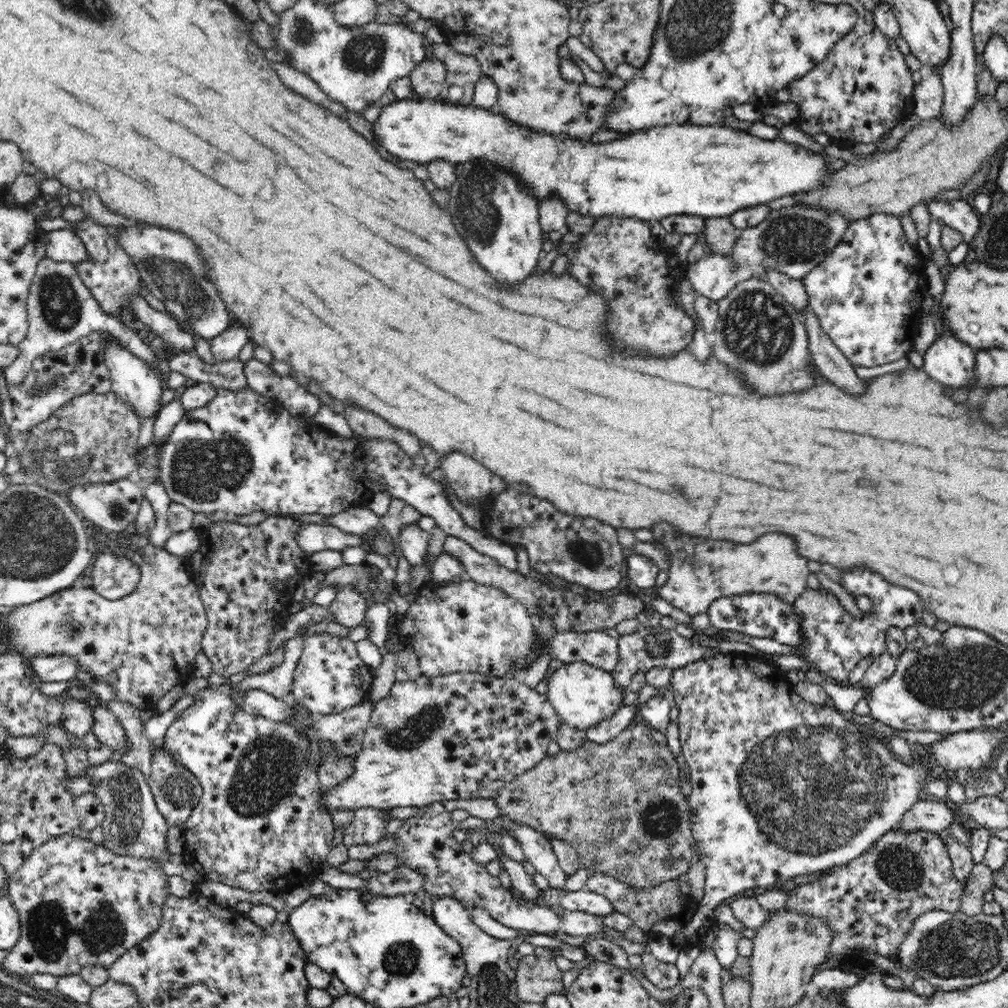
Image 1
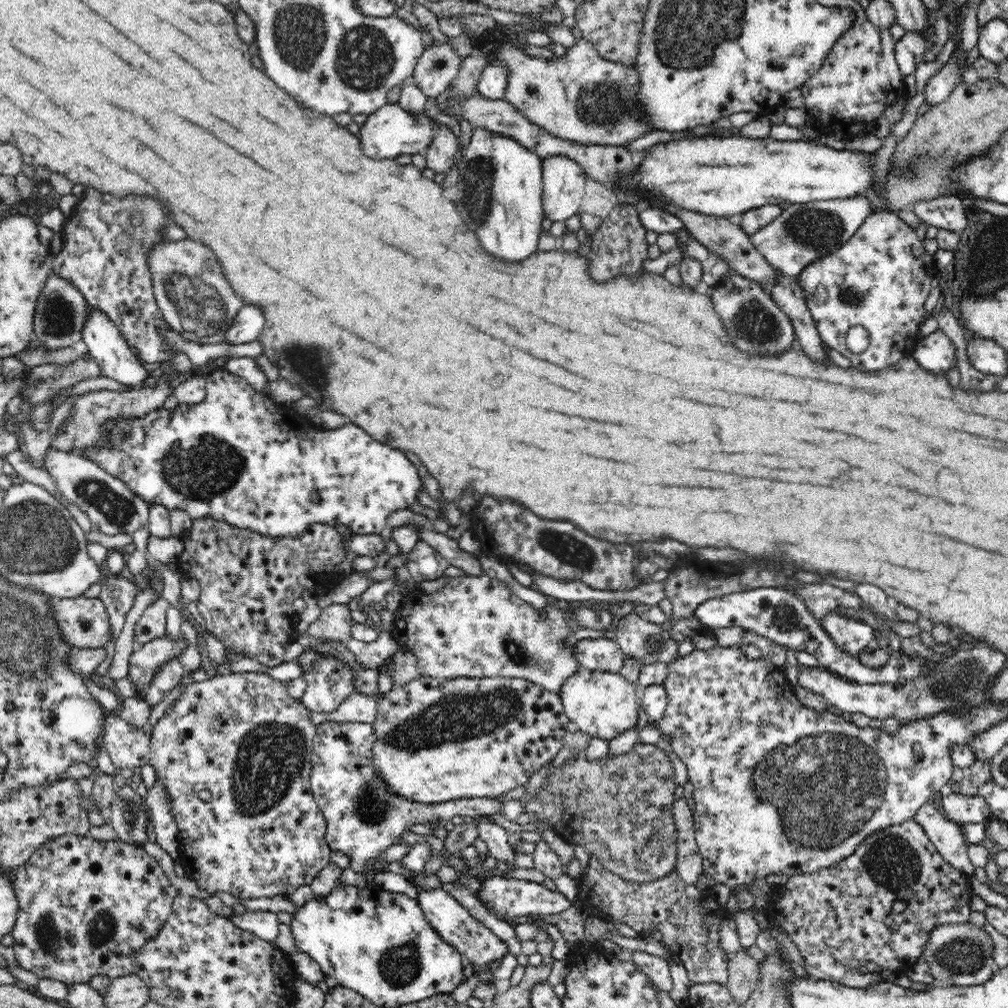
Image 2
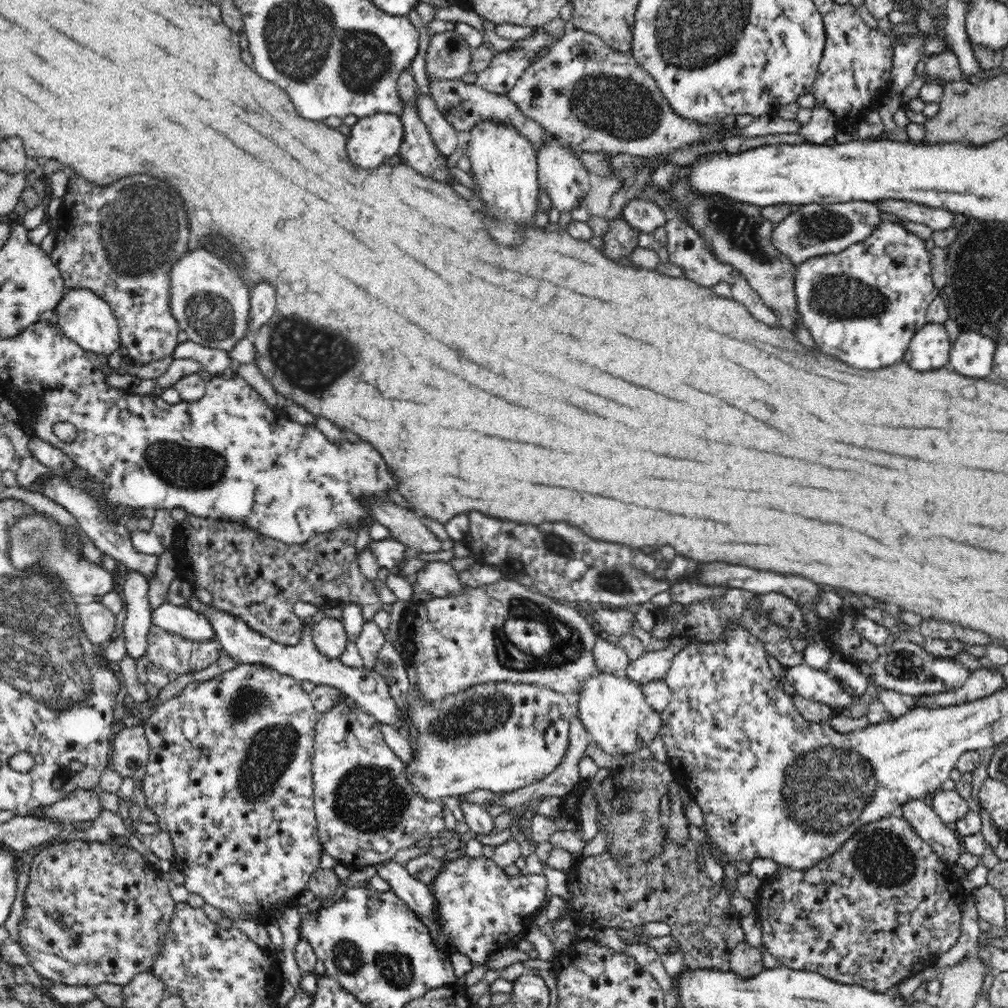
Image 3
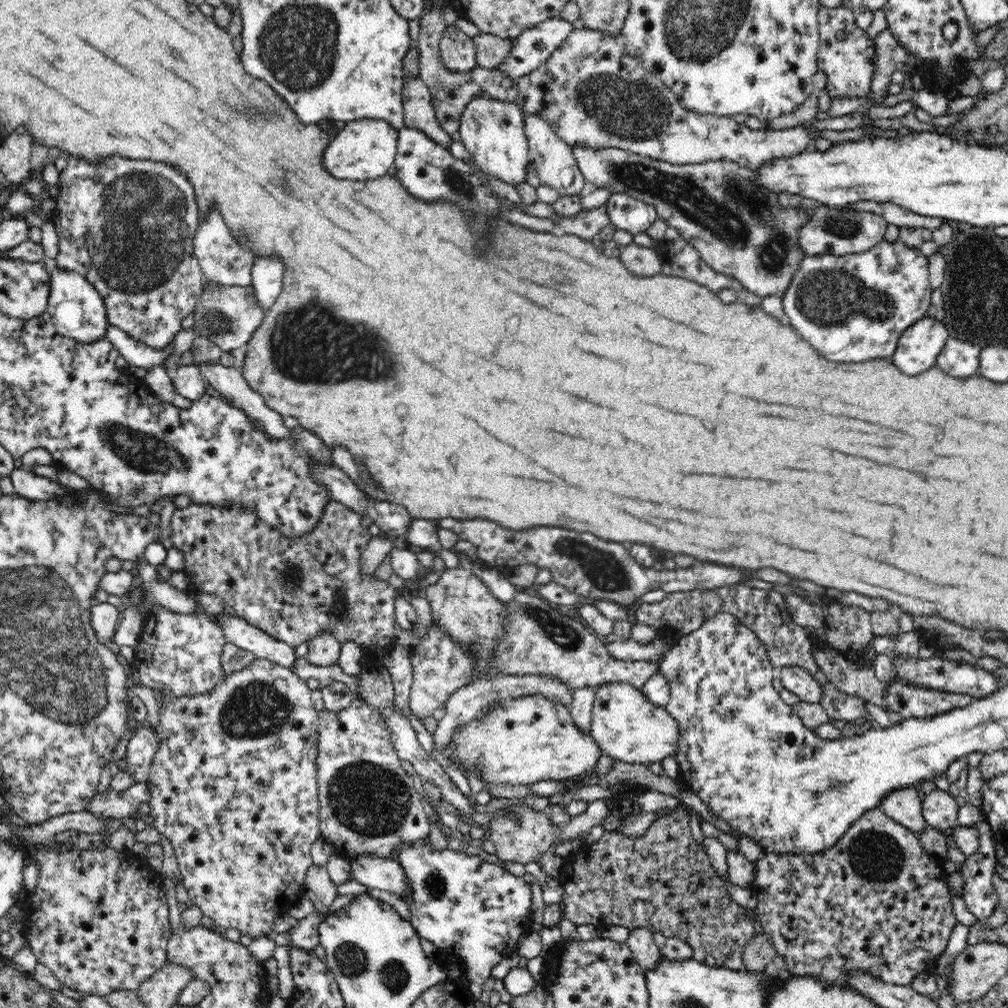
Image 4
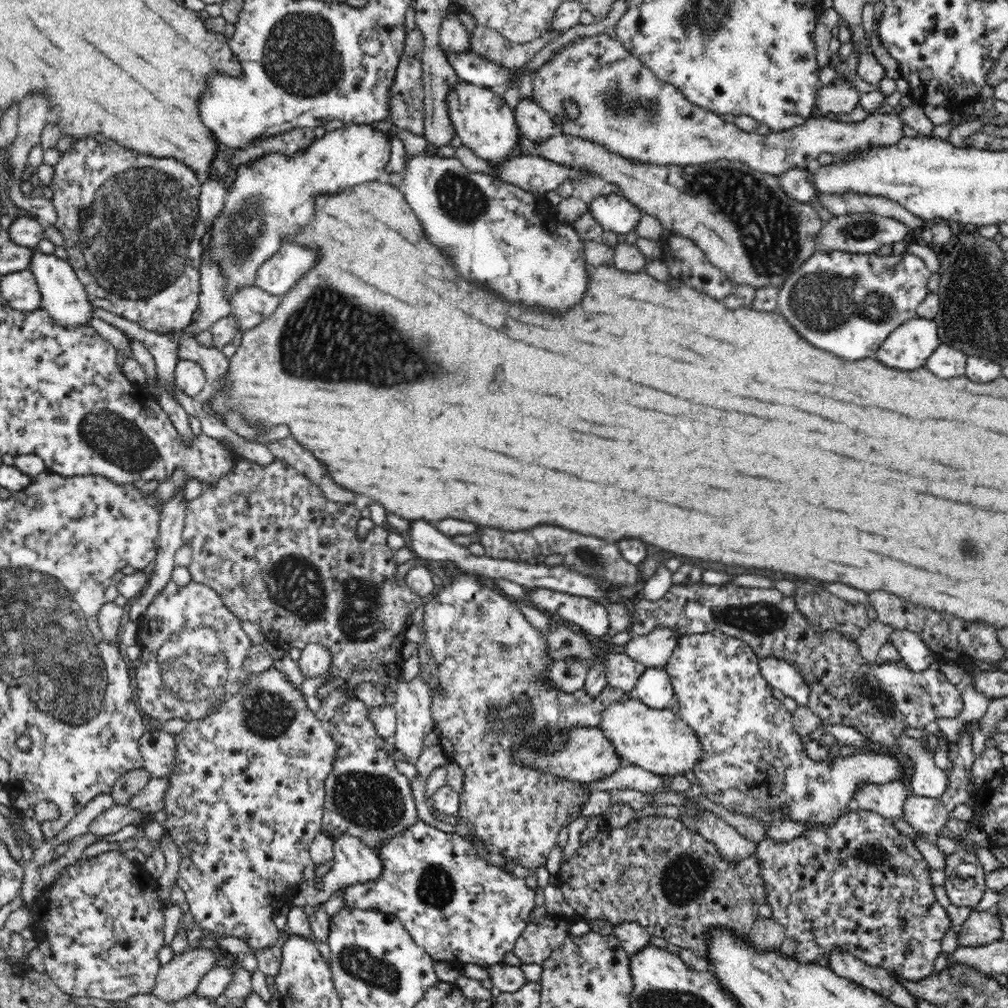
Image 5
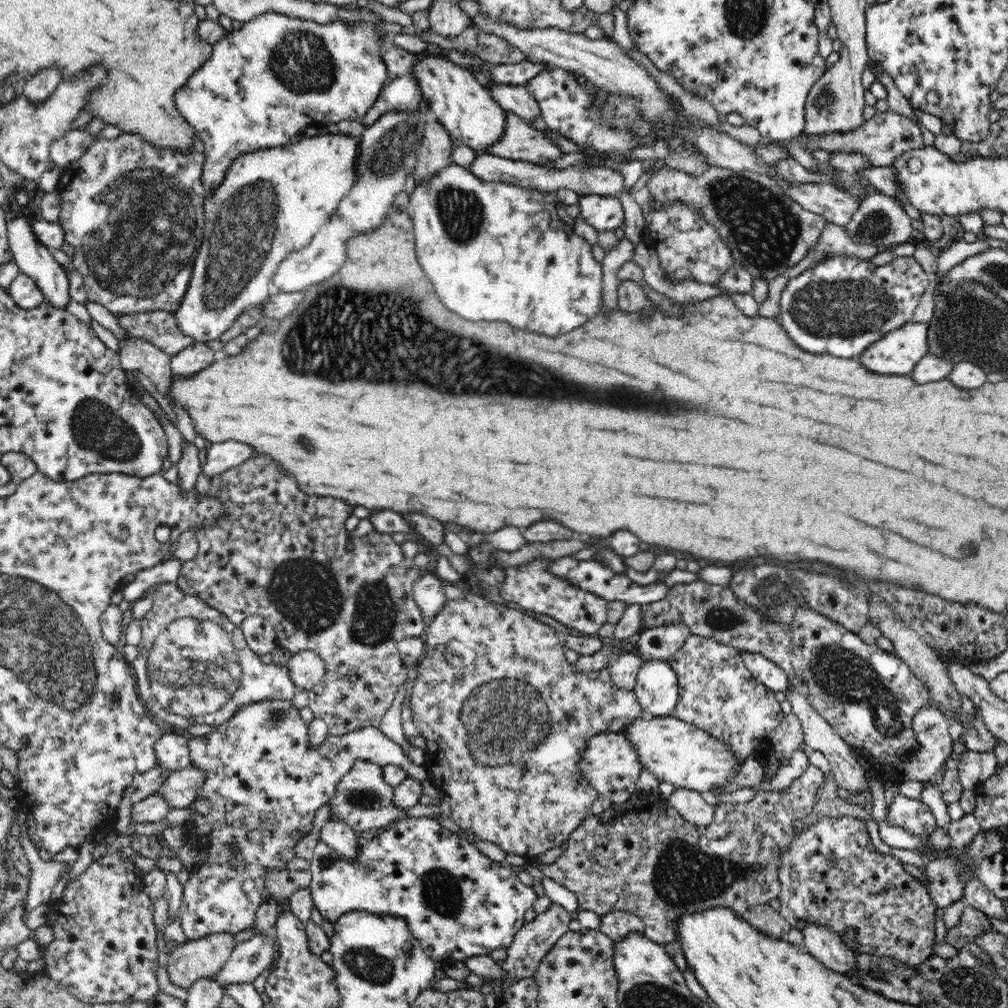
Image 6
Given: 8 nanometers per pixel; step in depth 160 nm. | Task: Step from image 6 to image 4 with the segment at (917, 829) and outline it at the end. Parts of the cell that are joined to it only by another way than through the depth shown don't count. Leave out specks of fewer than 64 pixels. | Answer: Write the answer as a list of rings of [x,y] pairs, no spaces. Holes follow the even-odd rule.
[[[934,789],[921,802],[921,817],[926,826],[944,831],[957,825],[959,812],[956,799],[948,791]]]

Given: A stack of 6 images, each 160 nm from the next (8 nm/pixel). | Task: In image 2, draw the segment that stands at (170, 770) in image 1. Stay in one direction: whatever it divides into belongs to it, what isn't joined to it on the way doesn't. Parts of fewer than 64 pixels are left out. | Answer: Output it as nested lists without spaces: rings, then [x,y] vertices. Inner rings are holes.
[[[157,782],[147,792],[146,803],[152,811],[150,820],[156,834],[155,842],[172,859],[181,860],[181,841],[178,829],[176,828],[176,821],[172,817],[169,803],[164,798],[166,798],[166,791]]]

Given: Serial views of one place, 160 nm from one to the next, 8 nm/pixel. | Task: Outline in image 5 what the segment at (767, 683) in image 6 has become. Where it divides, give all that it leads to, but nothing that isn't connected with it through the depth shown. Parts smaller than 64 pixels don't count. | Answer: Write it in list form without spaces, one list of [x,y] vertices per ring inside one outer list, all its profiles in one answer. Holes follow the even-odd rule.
[[[768,657],[759,658],[759,670],[768,685],[778,688],[786,697],[793,698],[798,707],[807,704],[810,689],[796,666]]]

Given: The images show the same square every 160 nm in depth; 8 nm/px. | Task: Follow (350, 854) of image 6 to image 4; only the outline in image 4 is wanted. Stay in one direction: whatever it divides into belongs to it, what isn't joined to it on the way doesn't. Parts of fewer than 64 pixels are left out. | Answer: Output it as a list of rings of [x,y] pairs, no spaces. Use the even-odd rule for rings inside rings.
[[[356,854],[349,858],[350,879],[378,890],[388,890],[394,894],[406,894],[408,883],[402,865],[394,858],[380,858],[373,854]]]

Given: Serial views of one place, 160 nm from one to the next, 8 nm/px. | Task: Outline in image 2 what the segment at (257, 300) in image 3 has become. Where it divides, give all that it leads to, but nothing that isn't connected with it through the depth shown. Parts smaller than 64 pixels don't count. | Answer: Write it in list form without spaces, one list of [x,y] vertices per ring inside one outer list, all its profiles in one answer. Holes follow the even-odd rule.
[[[252,303],[245,304],[243,308],[240,308],[233,321],[224,340],[232,344],[258,341],[266,324],[264,311]]]

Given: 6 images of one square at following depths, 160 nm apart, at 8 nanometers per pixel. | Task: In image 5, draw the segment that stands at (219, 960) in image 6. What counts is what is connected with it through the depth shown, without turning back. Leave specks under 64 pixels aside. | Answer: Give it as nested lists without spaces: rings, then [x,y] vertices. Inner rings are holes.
[[[187,947],[186,951],[174,954],[171,960],[162,965],[158,971],[153,993],[162,1000],[168,1002],[178,1002],[181,998],[195,992],[198,988],[199,980],[210,970],[213,969],[219,959],[217,950],[213,948]]]

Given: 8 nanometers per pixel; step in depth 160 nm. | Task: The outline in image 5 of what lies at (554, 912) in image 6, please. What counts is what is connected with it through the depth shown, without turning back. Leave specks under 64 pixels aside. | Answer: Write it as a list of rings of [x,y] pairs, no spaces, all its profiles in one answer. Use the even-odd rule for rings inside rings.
[[[546,914],[544,920],[540,923],[534,924],[529,922],[516,939],[513,948],[514,954],[519,958],[522,965],[530,963],[542,964],[551,955],[551,952],[558,948],[570,934],[570,923],[570,921],[564,918],[554,917],[550,914]]]

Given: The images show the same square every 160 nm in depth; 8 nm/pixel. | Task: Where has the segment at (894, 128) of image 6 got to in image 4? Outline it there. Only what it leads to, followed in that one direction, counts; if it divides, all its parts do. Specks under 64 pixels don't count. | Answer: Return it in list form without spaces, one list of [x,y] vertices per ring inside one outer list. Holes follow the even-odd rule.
[[[588,27],[575,28],[548,60],[530,74],[520,77],[518,98],[514,102],[524,115],[534,114],[544,118],[554,132],[571,146],[585,144],[592,148],[617,148],[673,165],[732,161],[756,171],[774,161],[817,150],[816,144],[823,138],[822,130],[813,130],[806,125],[783,130],[752,130],[731,117],[692,112],[682,107],[676,95],[653,73],[644,69],[635,57],[628,55],[617,35]]]

